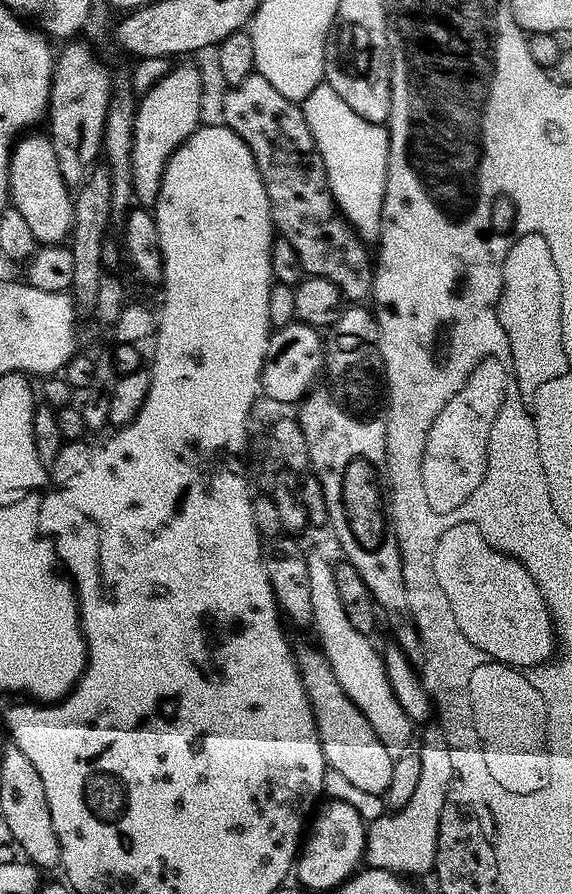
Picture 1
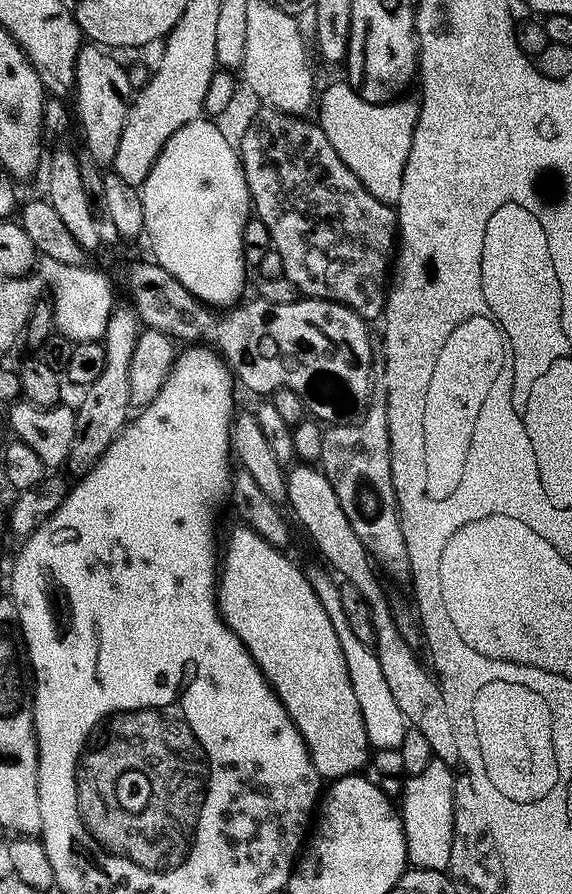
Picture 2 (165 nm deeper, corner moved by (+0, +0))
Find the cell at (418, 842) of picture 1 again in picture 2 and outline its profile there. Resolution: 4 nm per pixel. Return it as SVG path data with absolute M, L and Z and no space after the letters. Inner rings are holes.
M433 758L422 774L405 779L404 793L398 796L398 811L404 821L409 861L417 868L445 871L450 862L450 846L454 842L454 794L456 780L453 769Z

